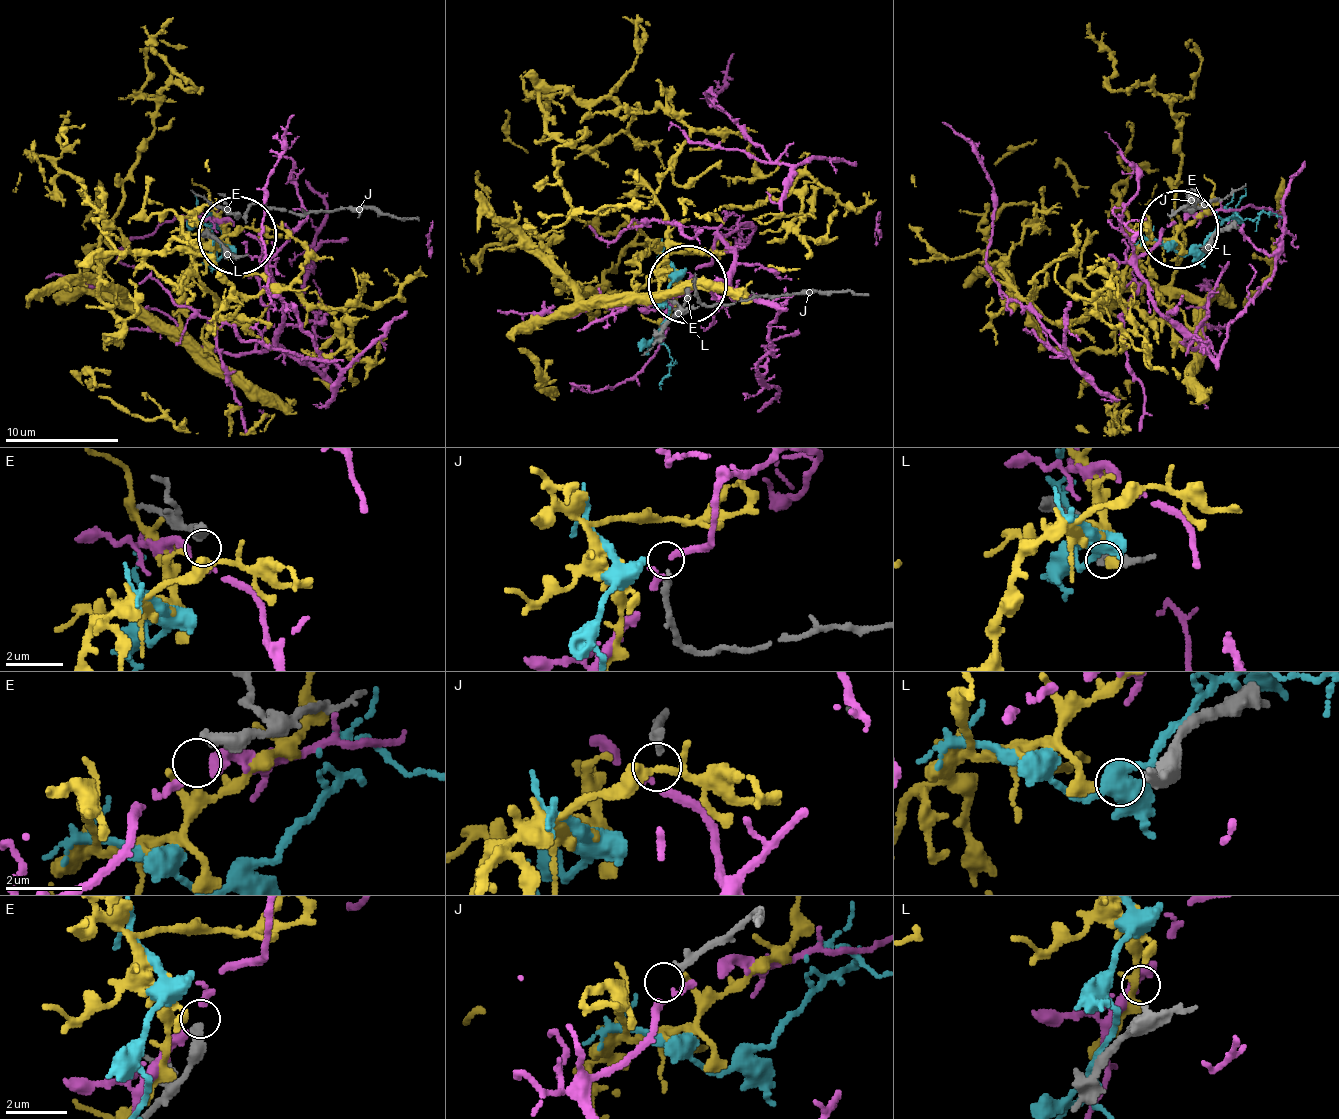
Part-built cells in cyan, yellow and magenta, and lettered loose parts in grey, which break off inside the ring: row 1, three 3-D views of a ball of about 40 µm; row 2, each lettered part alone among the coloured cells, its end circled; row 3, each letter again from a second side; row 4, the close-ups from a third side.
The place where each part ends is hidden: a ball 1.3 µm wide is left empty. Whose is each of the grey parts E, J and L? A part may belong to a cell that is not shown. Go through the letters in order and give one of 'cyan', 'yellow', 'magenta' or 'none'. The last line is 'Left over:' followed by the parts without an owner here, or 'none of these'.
E: magenta
J: none
L: yellow
Left over: J

